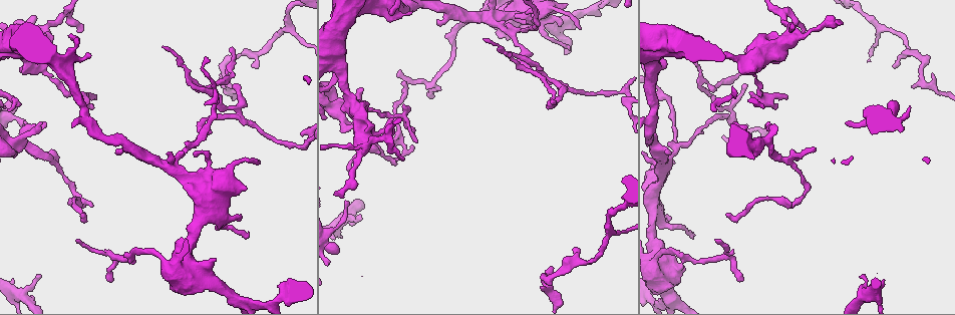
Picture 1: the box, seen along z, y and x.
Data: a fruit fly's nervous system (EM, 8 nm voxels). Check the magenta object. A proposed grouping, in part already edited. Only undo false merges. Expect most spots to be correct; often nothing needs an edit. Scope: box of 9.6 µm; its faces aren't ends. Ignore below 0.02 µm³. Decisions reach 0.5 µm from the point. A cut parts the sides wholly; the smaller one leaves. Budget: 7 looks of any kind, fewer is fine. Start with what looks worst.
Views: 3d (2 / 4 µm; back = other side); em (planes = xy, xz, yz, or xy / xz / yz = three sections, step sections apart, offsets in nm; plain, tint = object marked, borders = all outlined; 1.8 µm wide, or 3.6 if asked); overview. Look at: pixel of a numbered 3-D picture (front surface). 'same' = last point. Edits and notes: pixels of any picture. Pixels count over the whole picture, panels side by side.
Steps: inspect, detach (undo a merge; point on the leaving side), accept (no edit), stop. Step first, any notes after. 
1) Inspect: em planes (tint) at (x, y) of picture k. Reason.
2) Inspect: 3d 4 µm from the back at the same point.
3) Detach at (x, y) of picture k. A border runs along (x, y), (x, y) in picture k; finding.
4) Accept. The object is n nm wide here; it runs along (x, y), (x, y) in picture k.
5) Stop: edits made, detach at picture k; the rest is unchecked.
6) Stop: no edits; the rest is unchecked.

Inspect: em xz step 16 (tint) at (786, 39) of picture 1. Calibre changes.

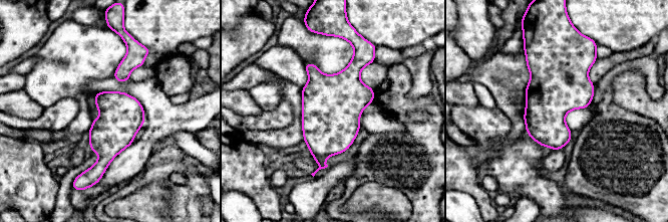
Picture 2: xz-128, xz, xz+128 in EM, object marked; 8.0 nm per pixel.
Inspect: em planes (tint) at the same point.

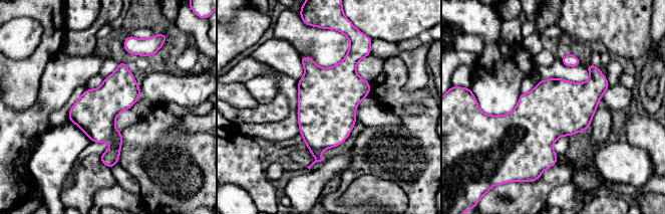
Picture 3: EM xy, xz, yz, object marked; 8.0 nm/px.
Accept. The object is 340 nm wide here; continuous, no second neuron.

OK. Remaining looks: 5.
Inspect: 3d 2 µm from the back at (789, 160) of picture 1. Arms part here.

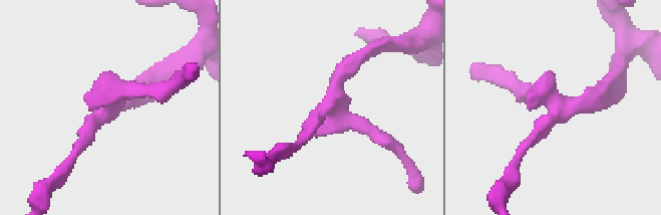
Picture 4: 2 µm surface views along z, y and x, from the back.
Inspect: em yz step 16 (tint) at (558, 105) of picture 4. Now the EM.

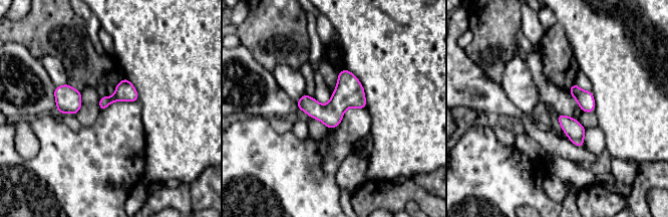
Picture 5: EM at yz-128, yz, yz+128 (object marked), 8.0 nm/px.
Inspect: em planes (tint) at the same point. Another direction.

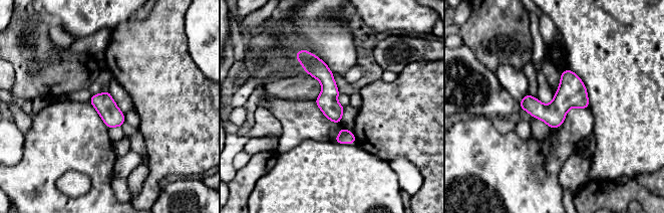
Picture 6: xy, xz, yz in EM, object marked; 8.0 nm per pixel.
Accept. It runs along (301, 57), (327, 80), (337, 121) in picture 6; continuous, no second neuron.

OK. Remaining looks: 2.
Inspect: em planes (plain) at (543, 275) of picture 1. Abrupt turn.

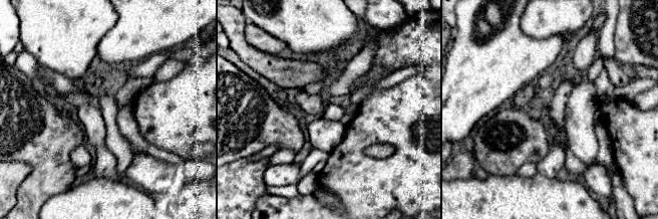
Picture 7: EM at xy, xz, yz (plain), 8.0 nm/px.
Inspect: em planes (tint) at the same point.

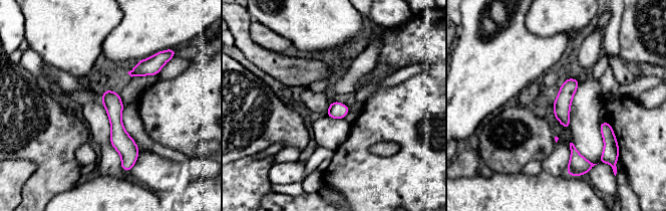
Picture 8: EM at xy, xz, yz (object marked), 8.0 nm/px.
Accept. It runs along (107, 92), (125, 146), (124, 165) in picture 8; one neuron here.

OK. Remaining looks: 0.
Stop: no edits; the rest is unchecked.

